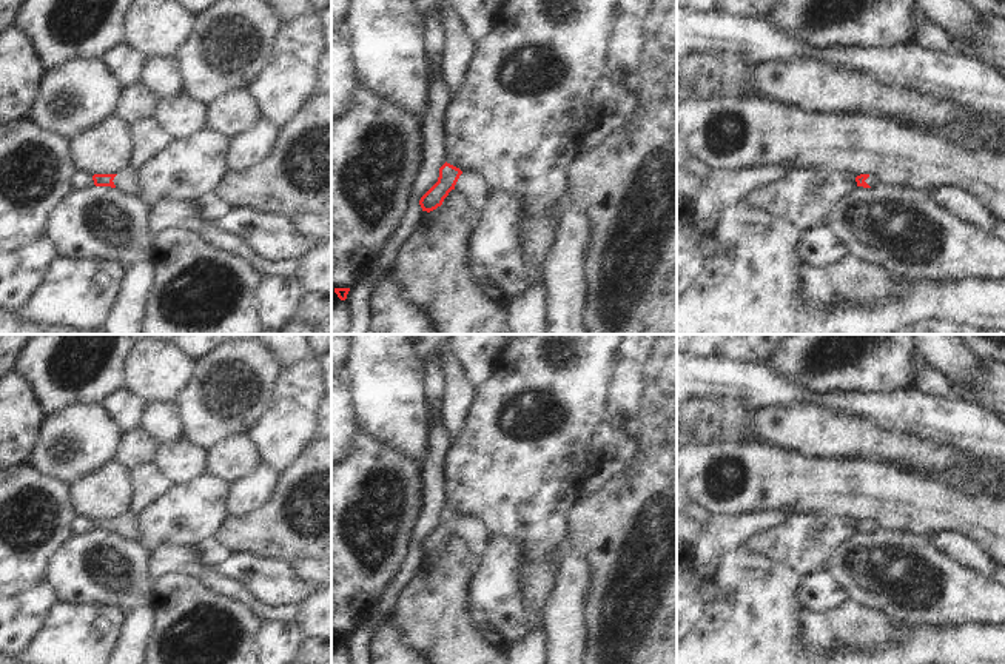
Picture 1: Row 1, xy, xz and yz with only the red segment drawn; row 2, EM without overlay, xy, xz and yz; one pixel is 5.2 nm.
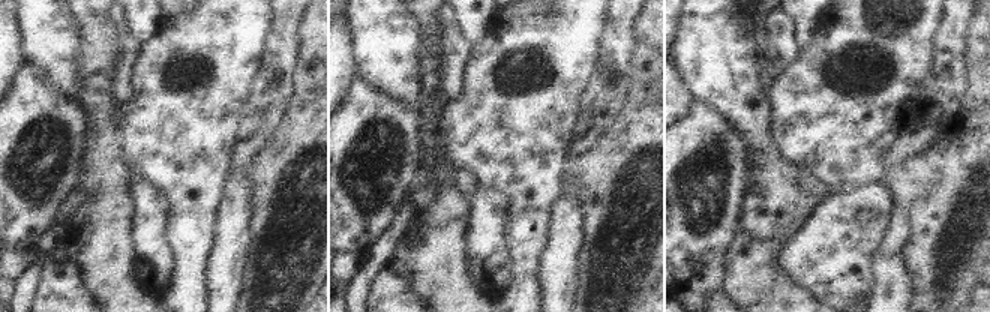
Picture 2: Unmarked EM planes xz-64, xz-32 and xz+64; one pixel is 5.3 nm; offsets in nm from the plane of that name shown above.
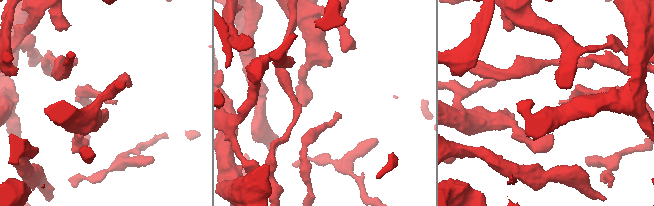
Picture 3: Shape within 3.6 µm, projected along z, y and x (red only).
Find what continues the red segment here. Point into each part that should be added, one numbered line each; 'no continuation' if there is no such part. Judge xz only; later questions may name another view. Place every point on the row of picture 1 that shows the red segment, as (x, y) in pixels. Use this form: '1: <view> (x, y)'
1: xz (470, 184)

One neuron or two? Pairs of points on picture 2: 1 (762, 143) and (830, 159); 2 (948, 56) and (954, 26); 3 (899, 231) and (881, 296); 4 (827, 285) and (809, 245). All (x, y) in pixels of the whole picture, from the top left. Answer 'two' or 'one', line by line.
1: two
2: one
3: one
4: one

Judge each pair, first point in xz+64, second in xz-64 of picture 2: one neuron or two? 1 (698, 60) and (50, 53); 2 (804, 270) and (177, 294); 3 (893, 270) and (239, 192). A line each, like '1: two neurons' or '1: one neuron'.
1: one neuron
2: two neurons
3: one neuron

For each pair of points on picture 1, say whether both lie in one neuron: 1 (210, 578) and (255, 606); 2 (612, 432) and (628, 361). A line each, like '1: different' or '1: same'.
1: same
2: same

